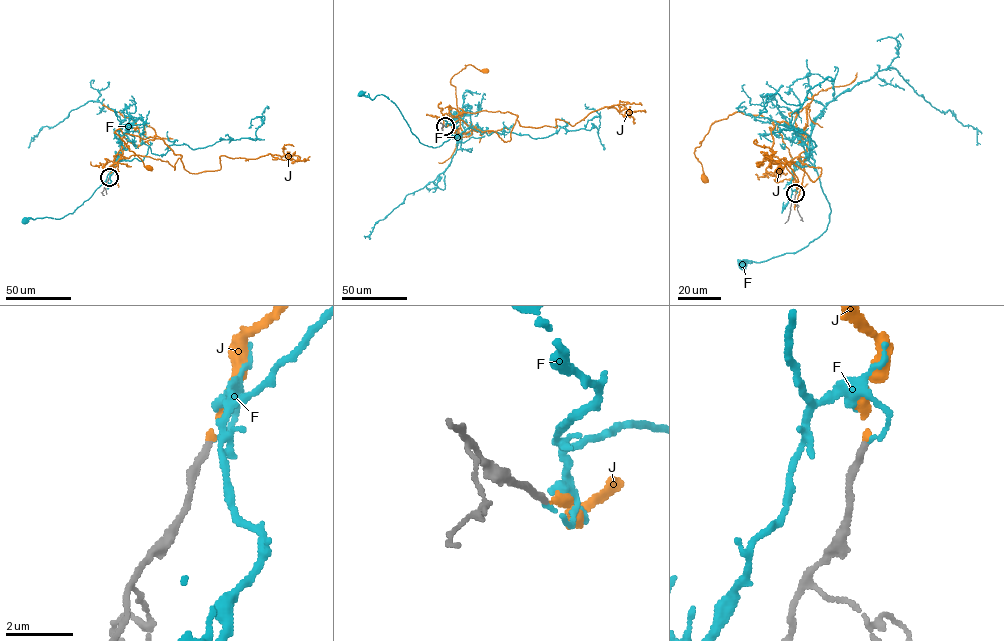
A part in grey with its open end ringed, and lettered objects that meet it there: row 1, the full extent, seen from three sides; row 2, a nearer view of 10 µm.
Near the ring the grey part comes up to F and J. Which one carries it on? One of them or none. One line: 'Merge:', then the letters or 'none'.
Merge: J

